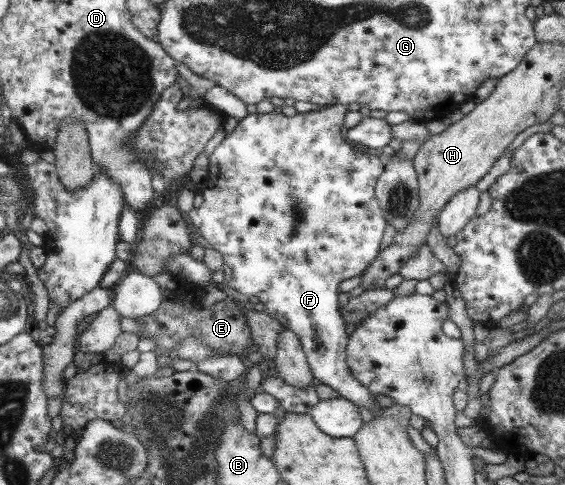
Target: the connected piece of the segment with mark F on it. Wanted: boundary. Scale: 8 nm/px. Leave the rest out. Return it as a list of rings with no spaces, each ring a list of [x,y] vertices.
[[[329,105],[318,110],[297,113],[290,117],[274,111],[264,114],[248,114],[238,121],[236,128],[231,133],[225,134],[222,141],[207,156],[207,175],[201,183],[203,186],[201,190],[202,203],[198,208],[186,211],[186,216],[190,220],[190,224],[200,230],[202,238],[208,242],[210,248],[221,254],[223,283],[242,296],[256,296],[260,304],[265,306],[264,312],[278,321],[284,329],[292,331],[298,337],[301,348],[305,352],[305,360],[313,373],[313,378],[338,392],[339,397],[352,401],[357,406],[364,406],[374,416],[381,409],[375,403],[374,396],[358,381],[352,379],[347,371],[345,350],[349,338],[345,334],[346,325],[345,321],[342,321],[336,298],[338,298],[338,283],[346,278],[360,275],[362,270],[376,259],[376,254],[379,253],[378,244],[380,244],[380,238],[382,238],[382,232],[386,226],[384,226],[385,215],[376,199],[376,184],[377,179],[383,174],[382,168],[385,166],[382,166],[382,162],[376,158],[376,152],[370,152],[370,158],[368,158],[368,151],[362,149],[362,153],[358,154],[346,142],[342,142],[342,136],[340,136],[342,134],[342,118],[345,118],[347,111],[347,105]]]

